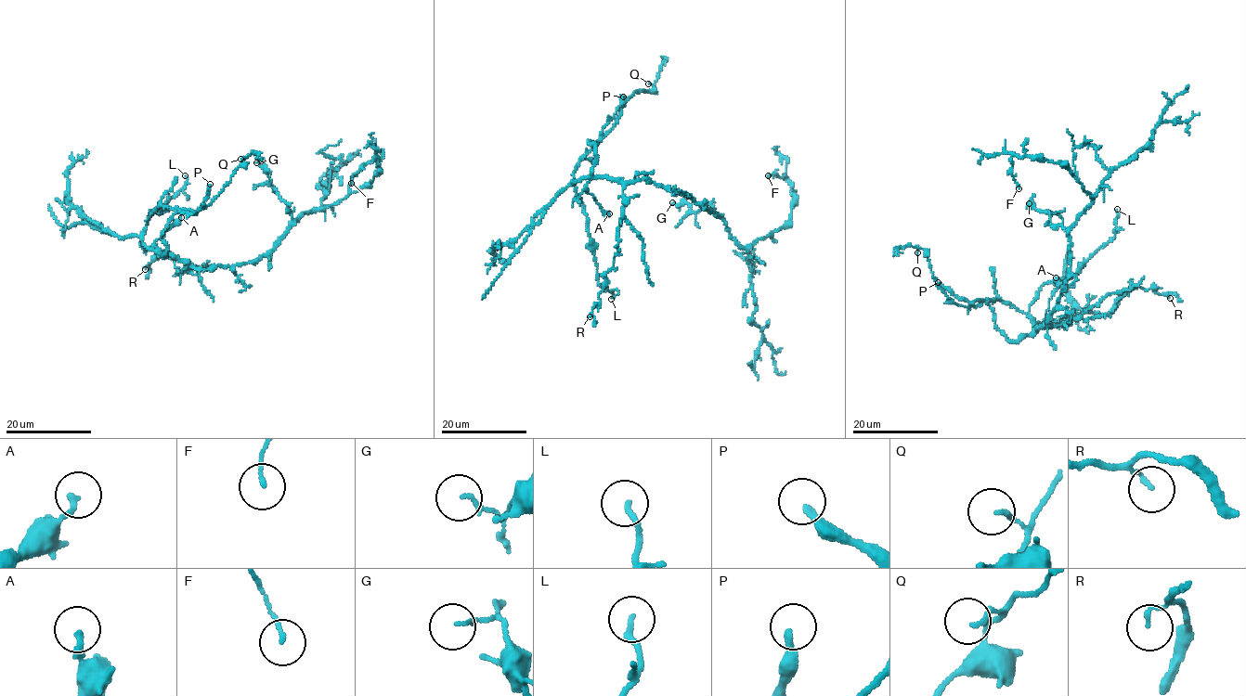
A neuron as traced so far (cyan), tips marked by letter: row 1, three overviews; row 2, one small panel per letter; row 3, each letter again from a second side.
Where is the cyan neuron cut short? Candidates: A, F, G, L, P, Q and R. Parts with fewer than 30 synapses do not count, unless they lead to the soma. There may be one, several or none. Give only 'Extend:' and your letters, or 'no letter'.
Extend: P

